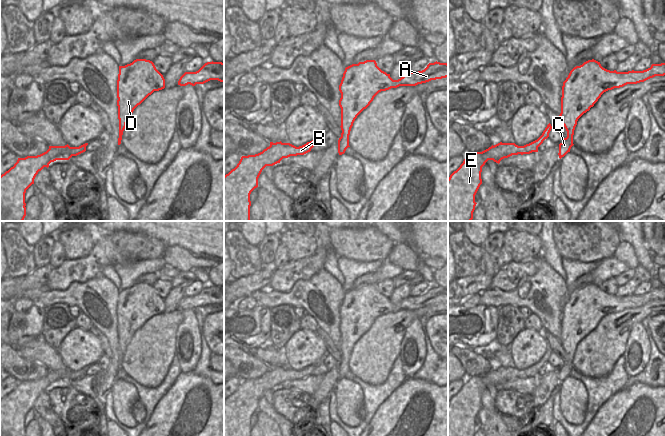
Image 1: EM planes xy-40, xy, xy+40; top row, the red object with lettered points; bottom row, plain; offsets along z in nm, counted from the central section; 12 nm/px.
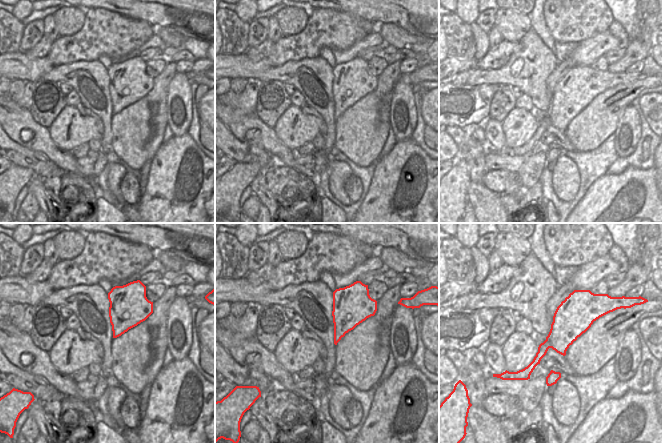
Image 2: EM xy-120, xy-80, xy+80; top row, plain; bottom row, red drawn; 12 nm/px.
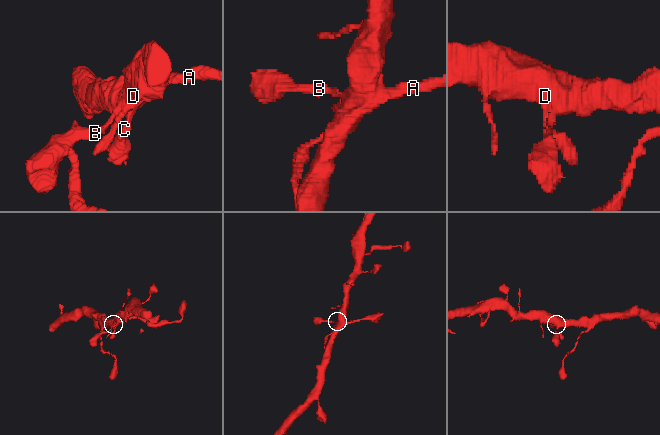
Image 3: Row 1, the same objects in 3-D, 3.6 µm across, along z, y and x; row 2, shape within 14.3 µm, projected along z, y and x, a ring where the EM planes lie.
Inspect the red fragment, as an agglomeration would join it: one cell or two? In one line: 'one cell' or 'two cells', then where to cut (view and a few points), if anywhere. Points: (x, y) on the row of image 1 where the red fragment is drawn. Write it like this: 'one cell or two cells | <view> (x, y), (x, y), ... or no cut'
one cell | no cut

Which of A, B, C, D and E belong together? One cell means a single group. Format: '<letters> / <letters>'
A B C D E

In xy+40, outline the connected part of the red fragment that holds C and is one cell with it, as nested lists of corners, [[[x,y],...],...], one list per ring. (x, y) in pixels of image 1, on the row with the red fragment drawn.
[[[594,59],[574,67],[562,86],[559,117],[567,131],[567,137],[559,144],[559,158],[570,152],[574,145],[573,135],[578,119],[594,106],[604,92],[664,75],[665,63],[652,64],[643,71],[628,72],[607,70]]]

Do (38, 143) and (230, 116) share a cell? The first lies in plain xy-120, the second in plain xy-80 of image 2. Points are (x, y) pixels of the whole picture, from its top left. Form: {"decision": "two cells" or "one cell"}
{"decision": "one cell"}

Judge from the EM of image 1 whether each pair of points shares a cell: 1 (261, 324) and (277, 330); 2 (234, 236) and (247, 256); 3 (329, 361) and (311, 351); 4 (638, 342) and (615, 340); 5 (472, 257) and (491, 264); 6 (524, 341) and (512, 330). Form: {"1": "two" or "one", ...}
{"1": "two", "2": "one", "3": "two", "4": "two", "5": "two", "6": "two"}

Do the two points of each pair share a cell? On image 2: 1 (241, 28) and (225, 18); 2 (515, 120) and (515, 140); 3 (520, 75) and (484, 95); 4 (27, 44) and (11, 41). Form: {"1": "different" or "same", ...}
{"1": "same", "2": "same", "3": "different", "4": "different"}

